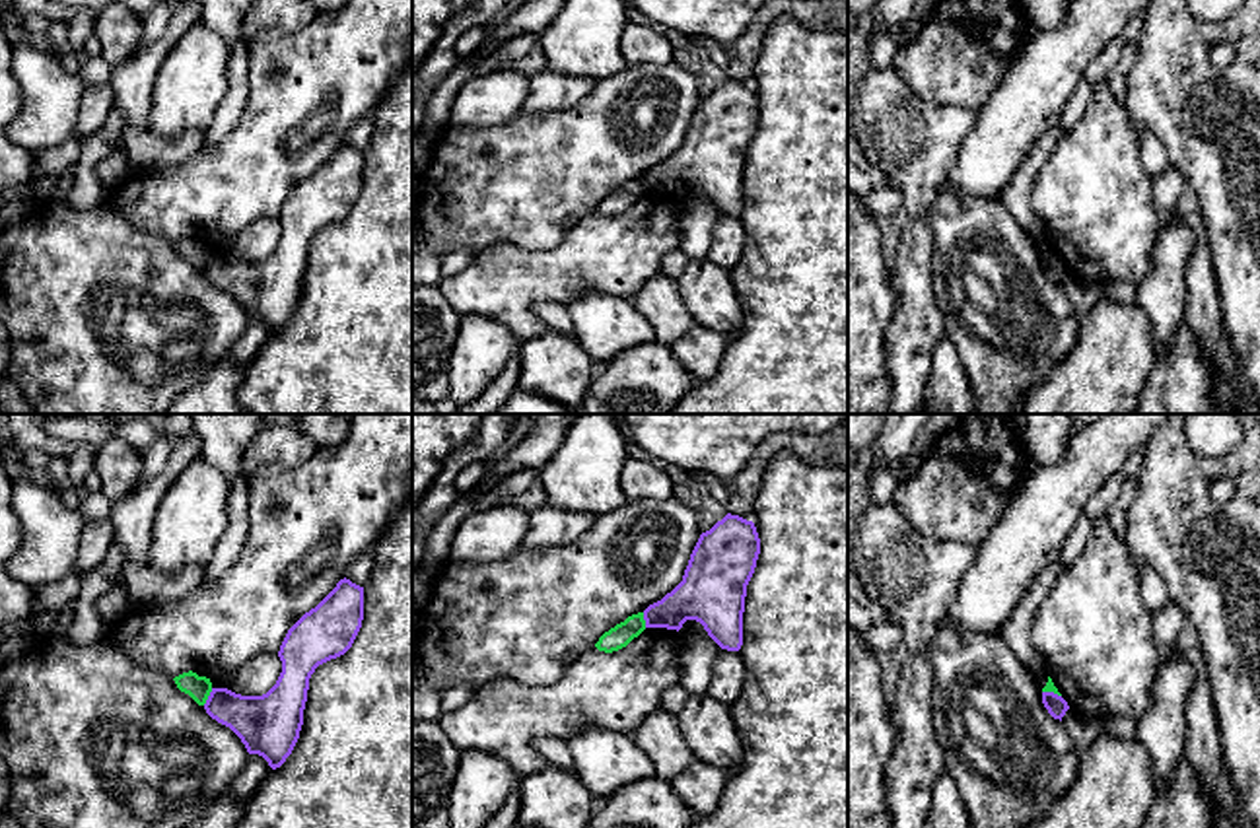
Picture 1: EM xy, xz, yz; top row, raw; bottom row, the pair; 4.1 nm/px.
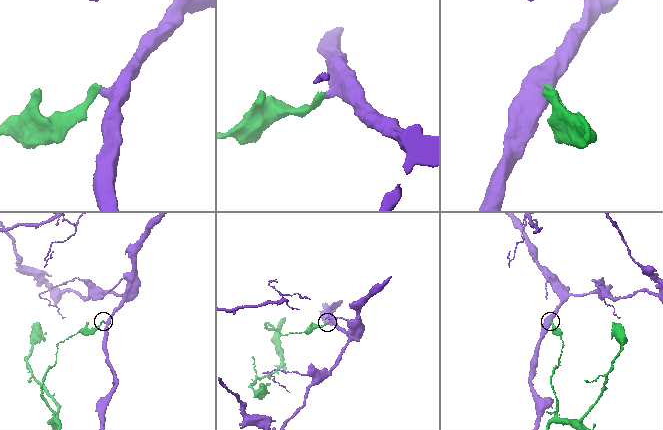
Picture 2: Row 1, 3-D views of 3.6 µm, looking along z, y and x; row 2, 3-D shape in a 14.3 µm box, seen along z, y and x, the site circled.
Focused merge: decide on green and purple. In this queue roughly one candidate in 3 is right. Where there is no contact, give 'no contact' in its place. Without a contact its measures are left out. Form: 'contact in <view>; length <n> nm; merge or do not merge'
contact in xy; length 80 nm; do not merge

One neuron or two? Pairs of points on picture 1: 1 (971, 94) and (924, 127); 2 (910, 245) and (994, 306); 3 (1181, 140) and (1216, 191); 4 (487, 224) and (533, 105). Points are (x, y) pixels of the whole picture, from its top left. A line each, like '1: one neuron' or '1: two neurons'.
1: two neurons
2: two neurons
3: one neuron
4: two neurons

